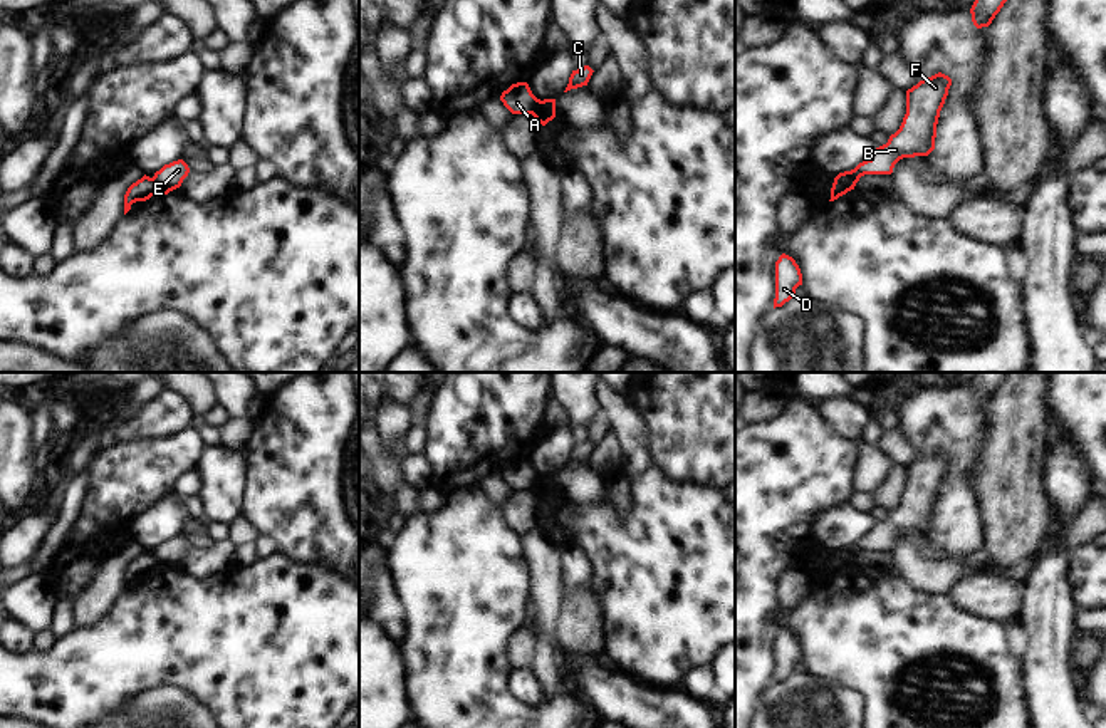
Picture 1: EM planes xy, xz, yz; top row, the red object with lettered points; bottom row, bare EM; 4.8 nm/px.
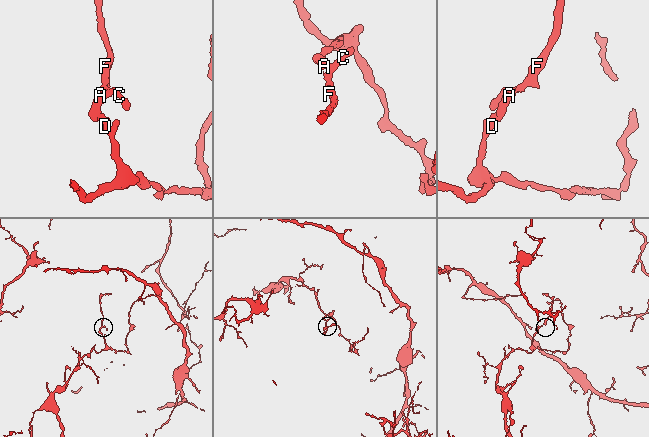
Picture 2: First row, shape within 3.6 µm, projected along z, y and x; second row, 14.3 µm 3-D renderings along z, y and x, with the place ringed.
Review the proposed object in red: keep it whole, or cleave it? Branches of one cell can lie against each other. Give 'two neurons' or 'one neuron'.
two neurons

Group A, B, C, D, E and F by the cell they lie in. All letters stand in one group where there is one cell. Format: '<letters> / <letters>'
A D / B C E F

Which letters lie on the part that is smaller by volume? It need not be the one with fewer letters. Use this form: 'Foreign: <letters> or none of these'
Foreign: B, C, E, F

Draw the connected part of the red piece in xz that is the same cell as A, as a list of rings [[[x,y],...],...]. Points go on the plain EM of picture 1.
[[[517,458],[502,468],[500,476],[512,490],[532,490],[537,473],[527,458]]]

